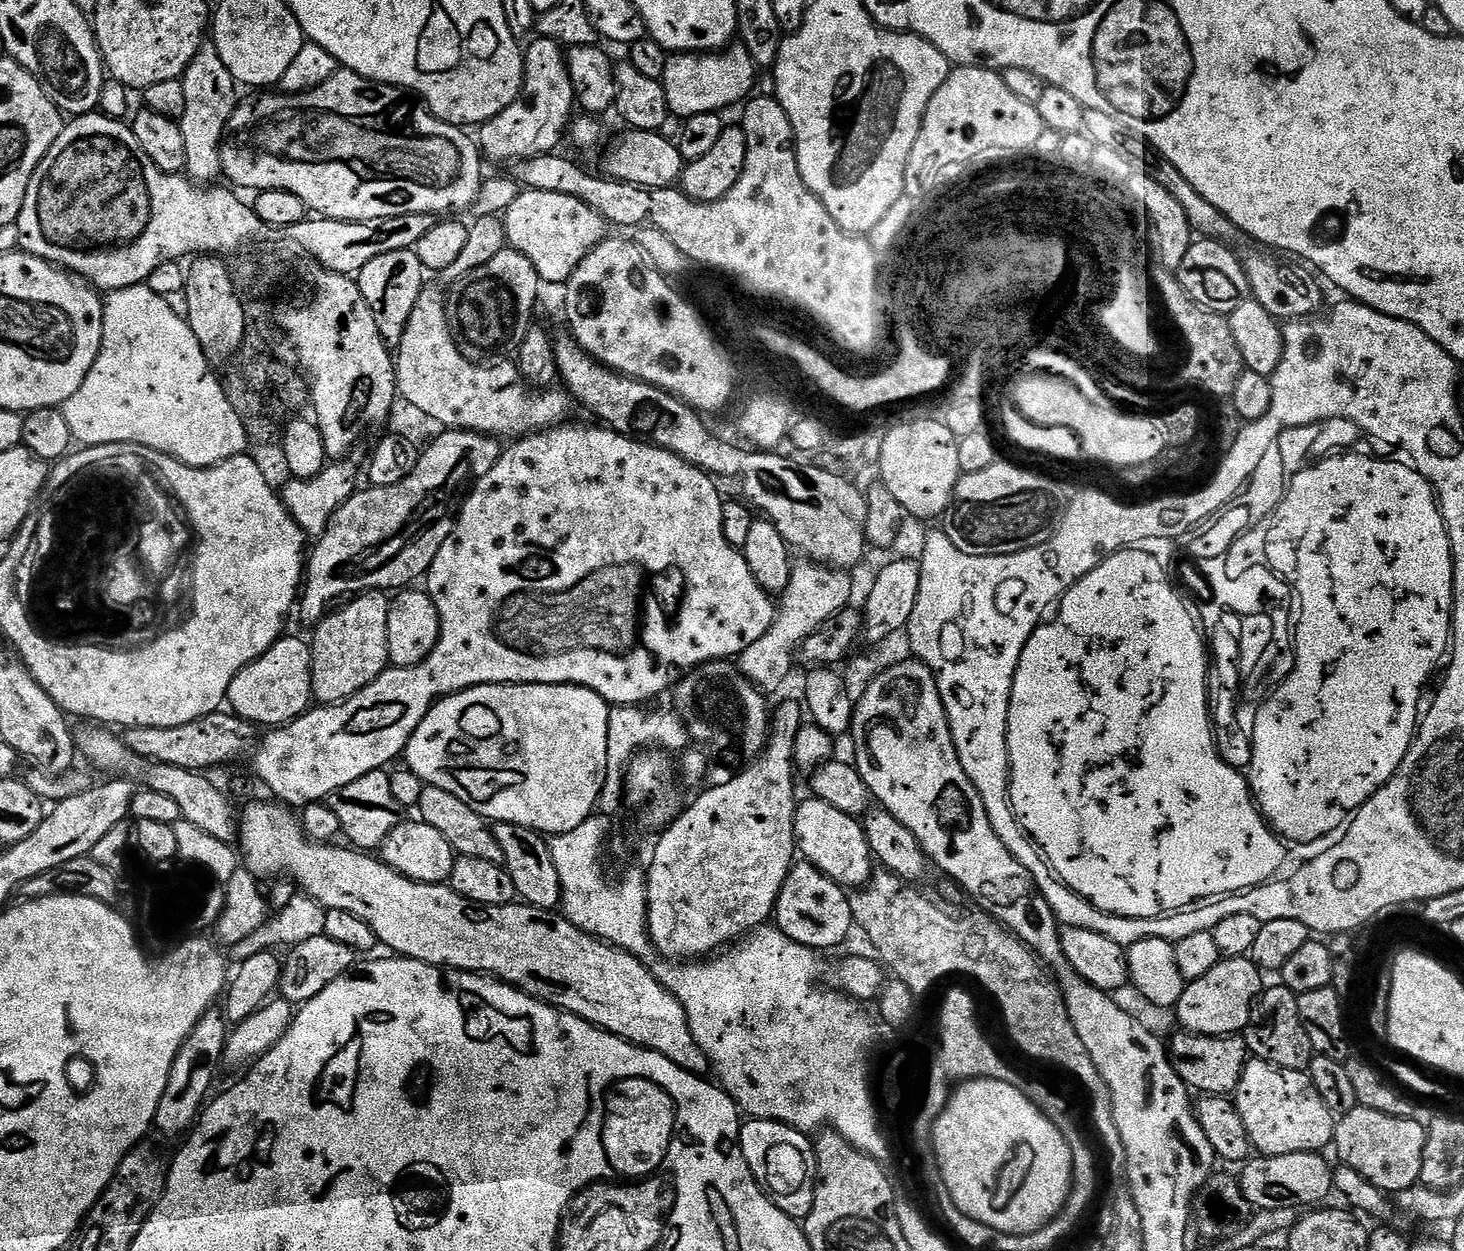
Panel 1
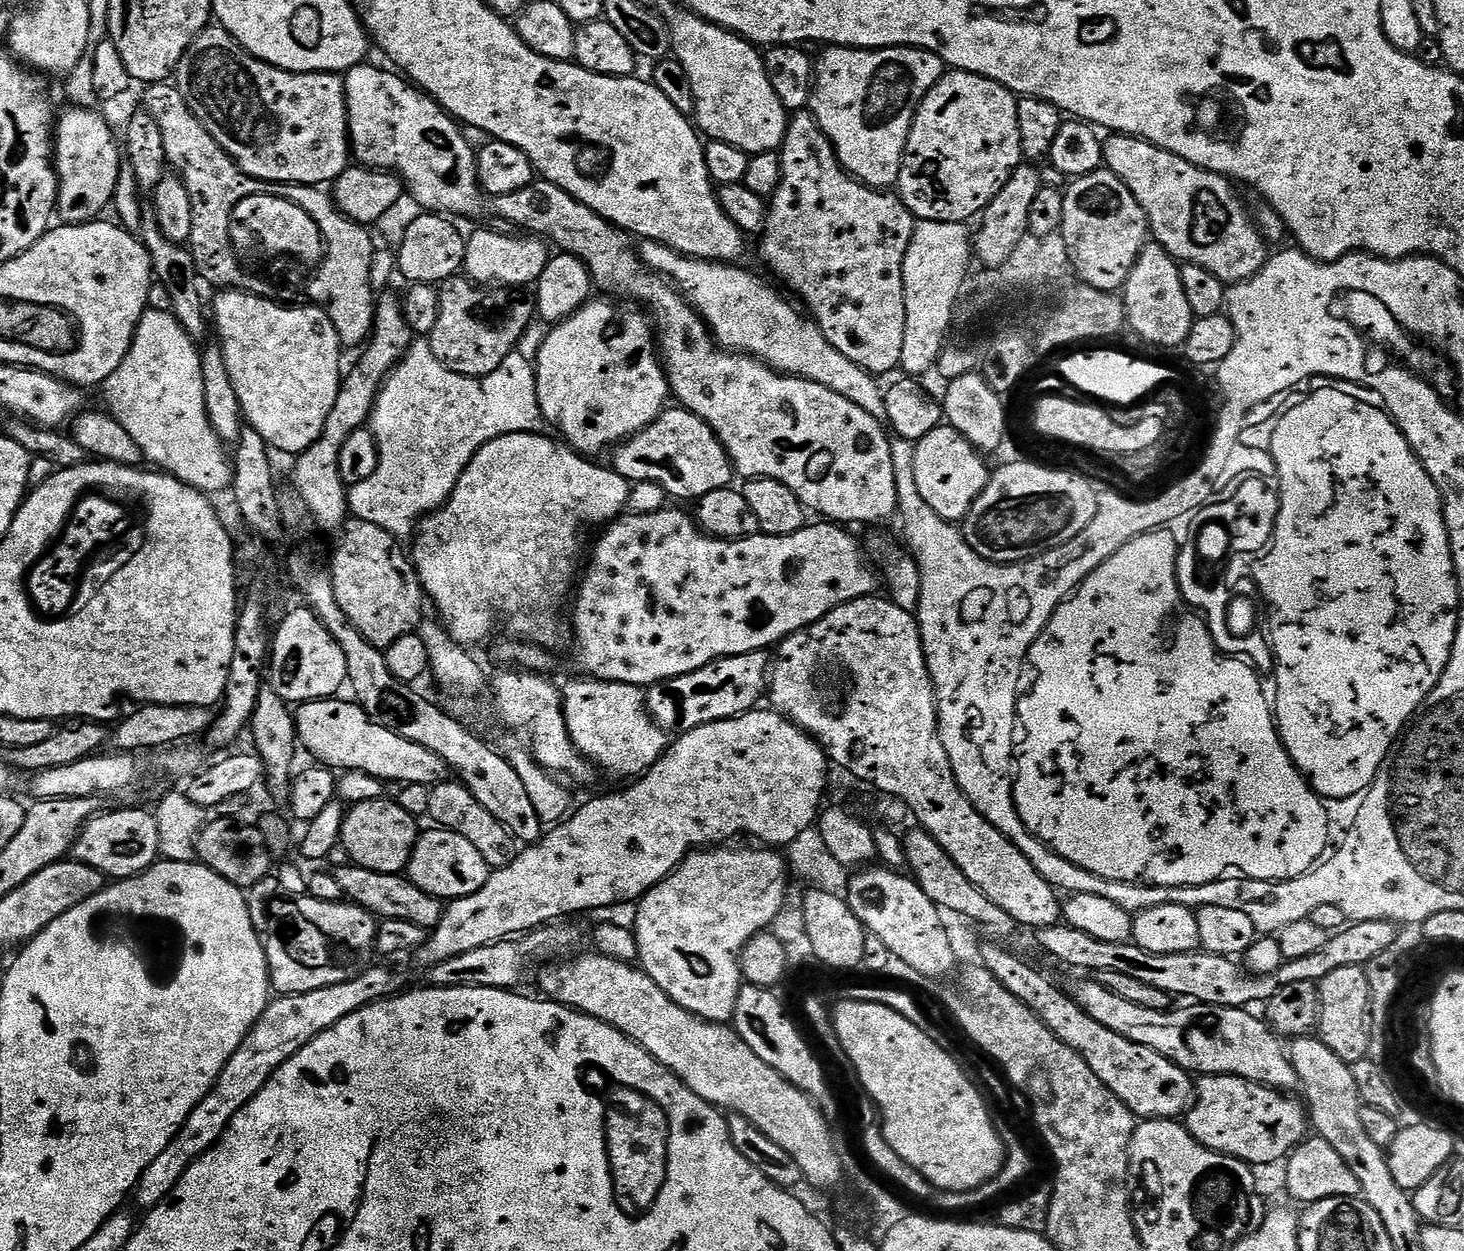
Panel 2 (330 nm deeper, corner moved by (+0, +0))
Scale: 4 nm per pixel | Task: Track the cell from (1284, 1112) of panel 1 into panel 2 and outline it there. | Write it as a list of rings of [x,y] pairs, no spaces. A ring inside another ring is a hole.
[[[1201,1076],[1196,1084],[1196,1098],[1186,1113],[1186,1127],[1198,1143],[1215,1152],[1244,1160],[1253,1166],[1276,1164],[1280,1159],[1281,1163],[1302,1143],[1310,1128],[1305,1105],[1299,1099],[1292,1099],[1296,1098],[1277,1089],[1267,1088],[1265,1084],[1244,1080],[1241,1076]]]

